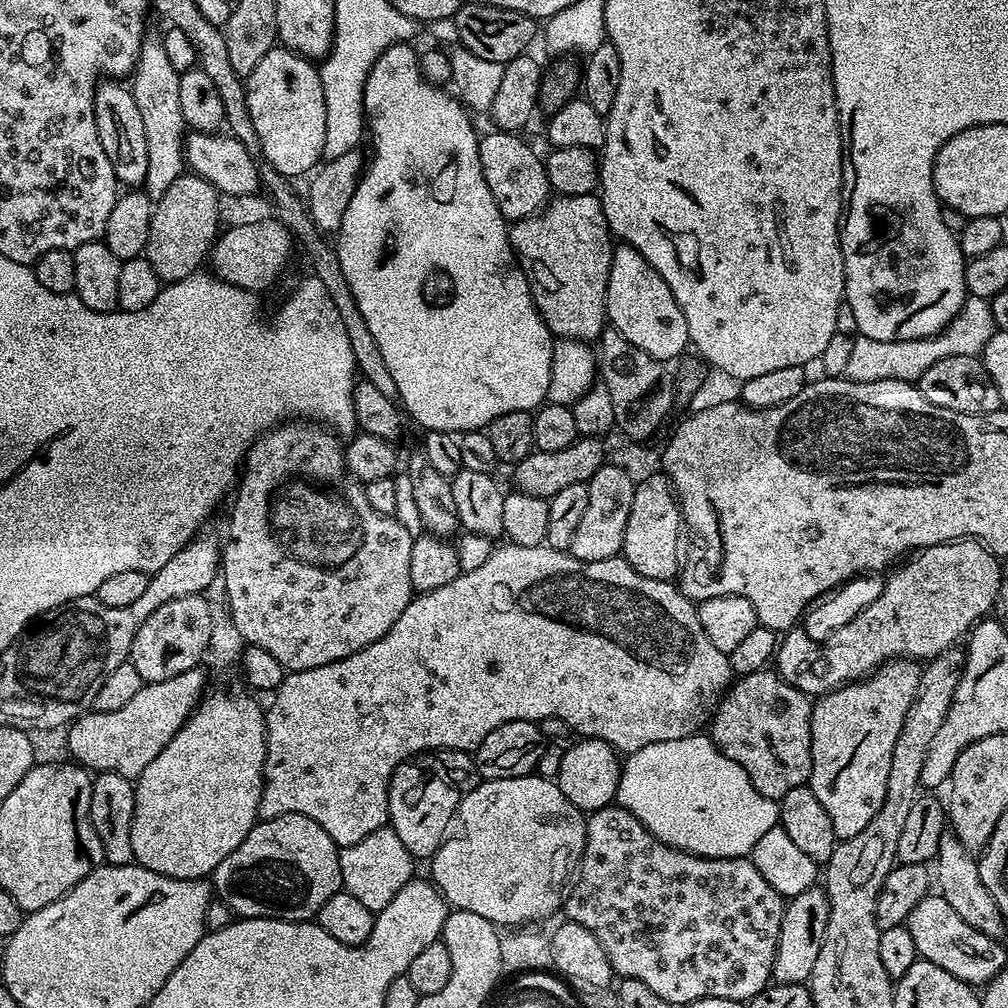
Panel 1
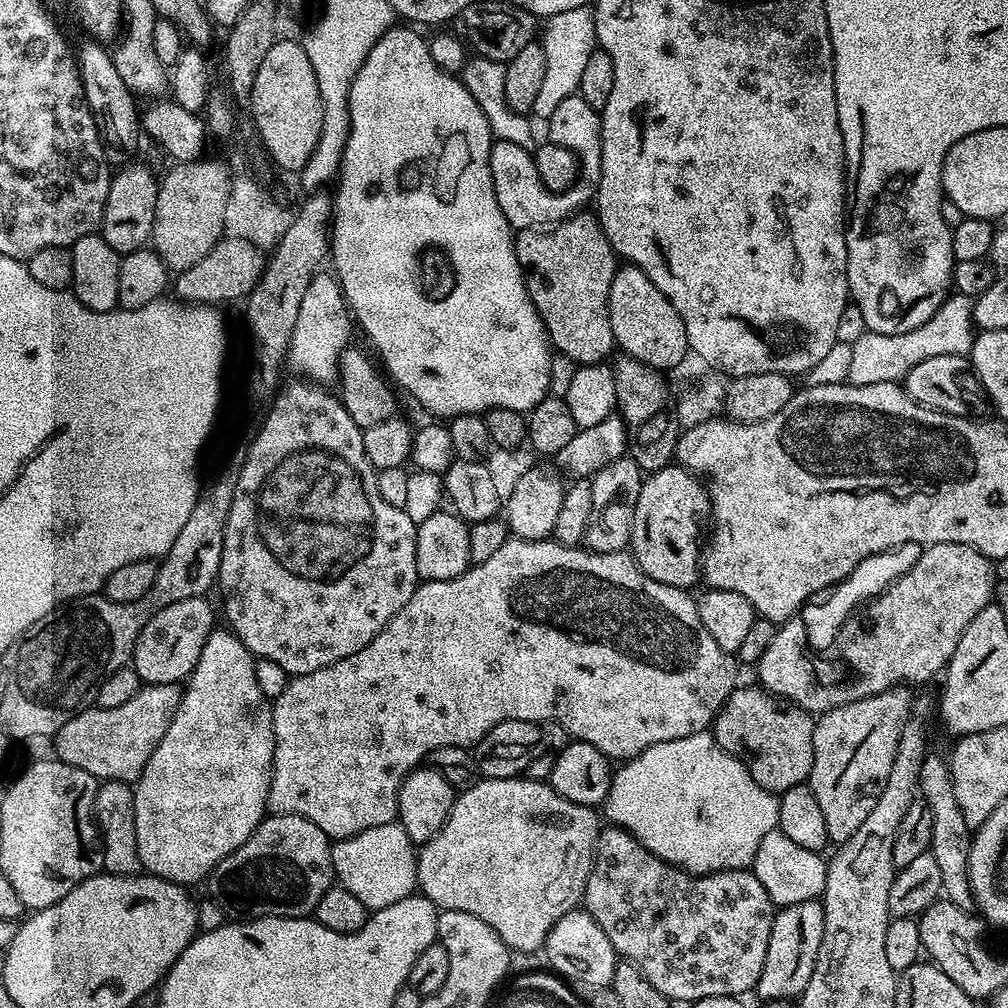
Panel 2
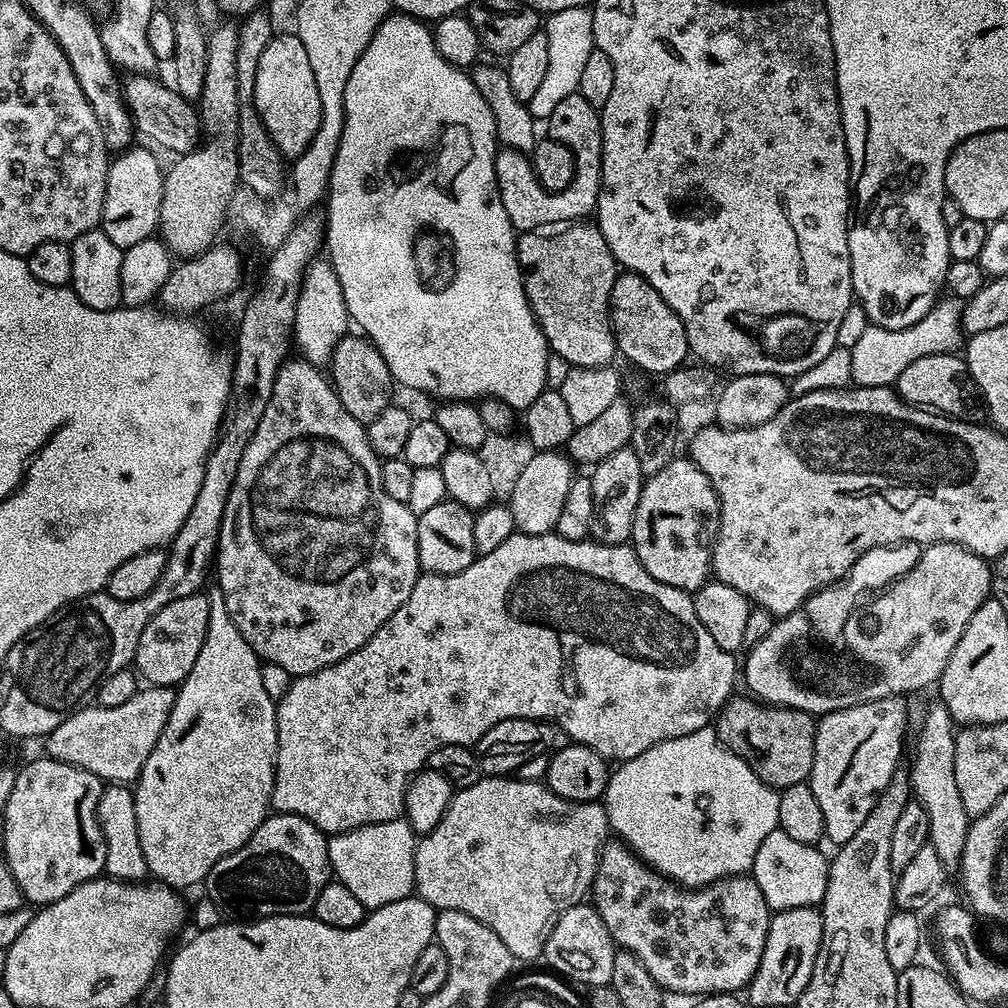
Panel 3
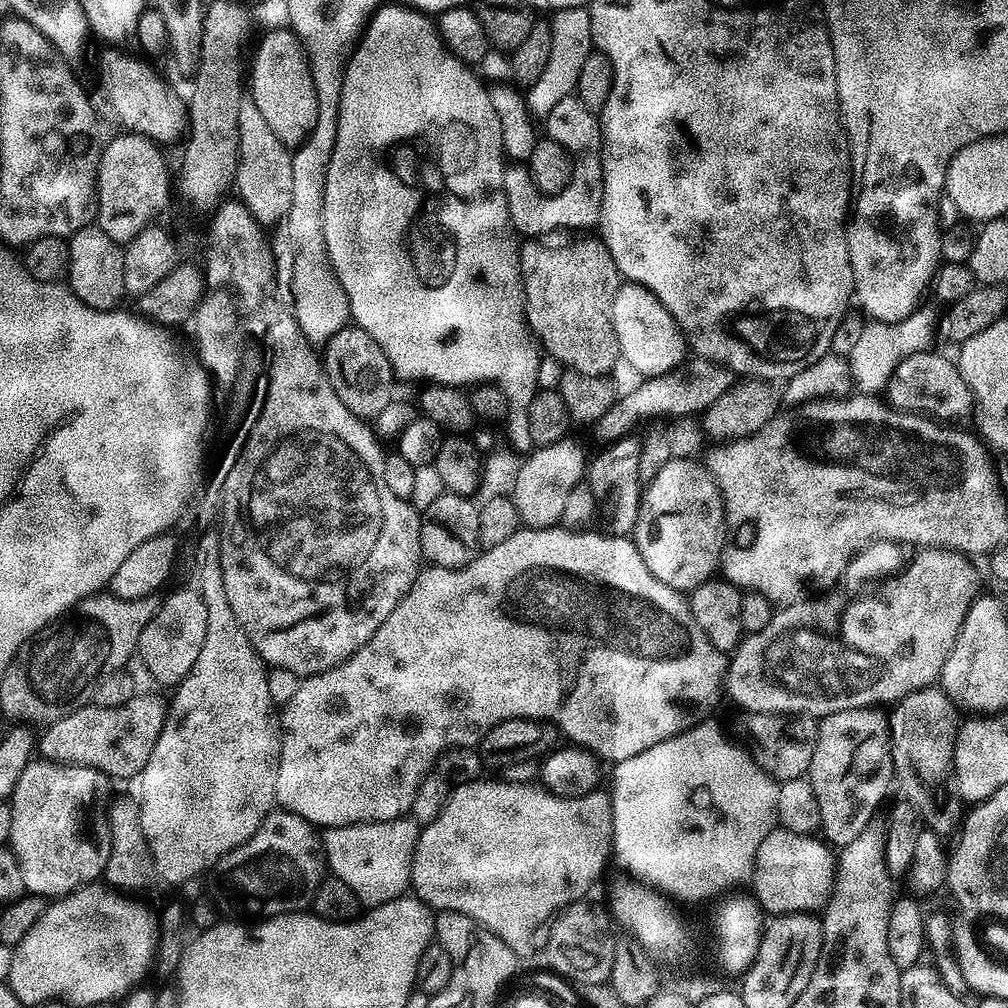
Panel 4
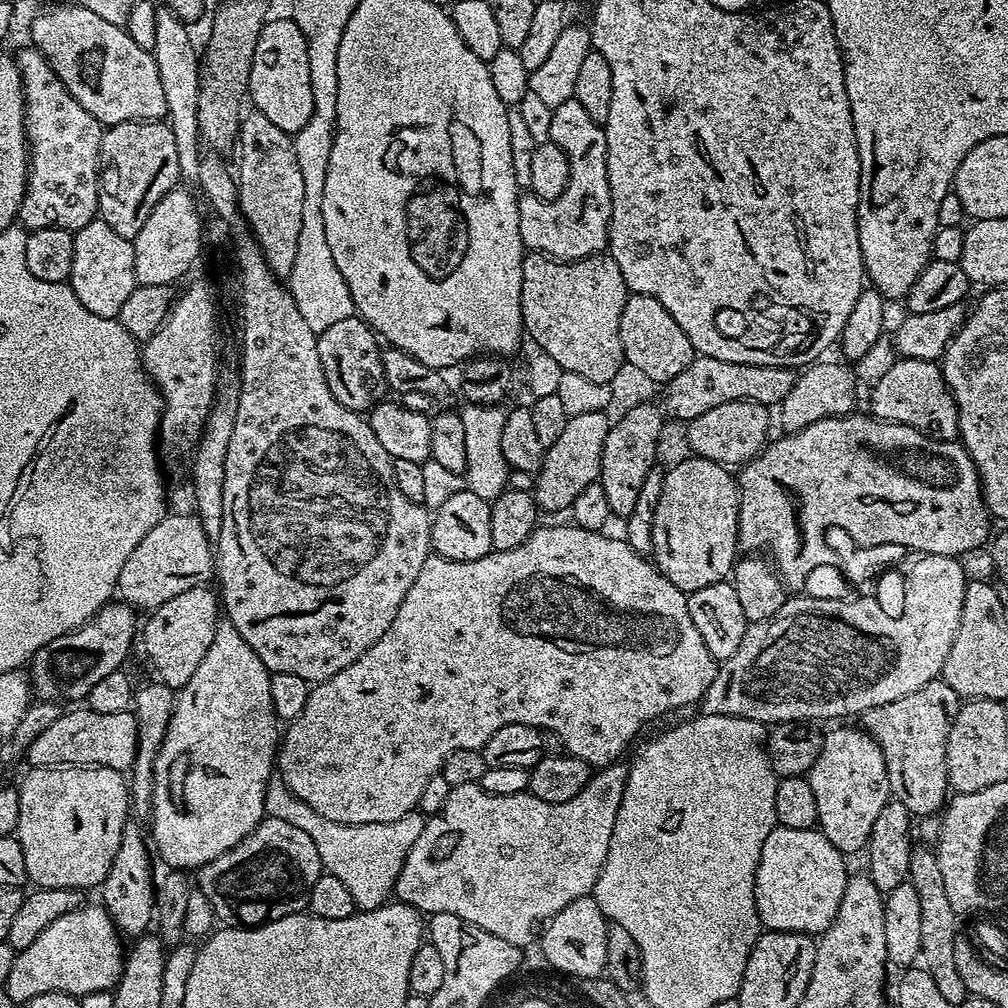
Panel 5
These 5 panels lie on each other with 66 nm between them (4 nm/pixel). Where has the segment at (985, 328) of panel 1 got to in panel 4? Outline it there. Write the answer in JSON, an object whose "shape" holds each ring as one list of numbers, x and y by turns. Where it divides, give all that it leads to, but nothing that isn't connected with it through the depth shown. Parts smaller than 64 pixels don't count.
{"shape":[[921,306,904,320,893,324,881,320,868,322,869,325,859,334,847,357,852,383,861,395,875,395,879,393,878,390,887,389,890,378,902,358,910,358,910,354,927,351,928,338,931,332,933,335,938,322,938,312,935,312,937,309,932,308]]}

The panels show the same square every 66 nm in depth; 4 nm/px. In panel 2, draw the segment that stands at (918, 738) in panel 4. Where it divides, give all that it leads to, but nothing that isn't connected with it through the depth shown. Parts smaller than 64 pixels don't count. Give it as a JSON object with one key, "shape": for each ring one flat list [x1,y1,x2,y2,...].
{"shape":[[930,754,924,759,918,792,934,814,934,834,930,853,934,861,938,862,943,895,954,906,971,909,974,897,972,883,968,880,968,855,974,832,973,829,966,826,966,818,962,818,962,810,958,810,958,798,954,798,954,786,949,765,945,761,943,764,936,754]]}

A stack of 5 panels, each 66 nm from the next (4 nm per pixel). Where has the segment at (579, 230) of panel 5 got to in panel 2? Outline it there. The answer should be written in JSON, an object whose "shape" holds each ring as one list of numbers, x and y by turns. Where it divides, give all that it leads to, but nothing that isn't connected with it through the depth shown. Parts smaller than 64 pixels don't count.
{"shape":[[579,94,570,98,562,98,554,110,554,114,546,117,548,124,547,139,558,146,566,146,580,160,581,169,592,175,581,175,576,185,565,192,551,192,542,186,542,178,538,178,536,161,533,153,514,142,497,139,490,150,490,174,494,182,494,194,498,198,498,206,502,206,502,214,506,214,506,222,514,230,526,228,539,229,551,226,568,219,596,194,597,181,593,178,600,174,600,155,602,154,602,130,600,129,601,113,590,102,586,102]]}

